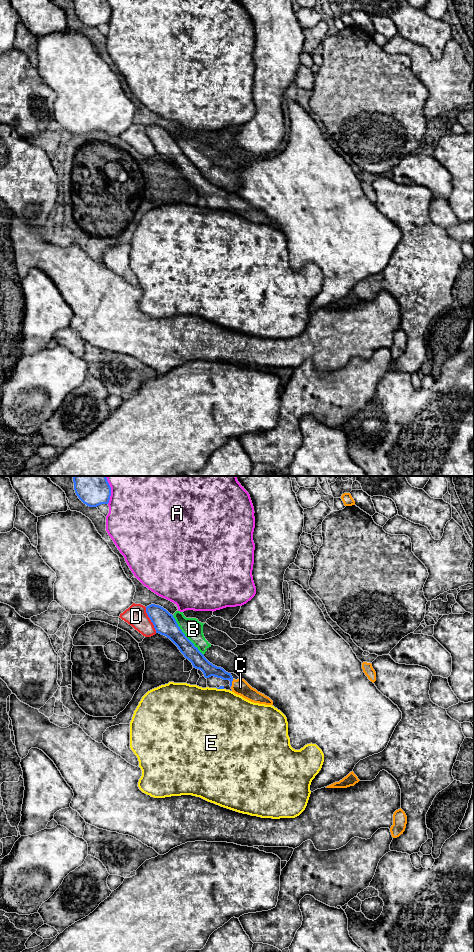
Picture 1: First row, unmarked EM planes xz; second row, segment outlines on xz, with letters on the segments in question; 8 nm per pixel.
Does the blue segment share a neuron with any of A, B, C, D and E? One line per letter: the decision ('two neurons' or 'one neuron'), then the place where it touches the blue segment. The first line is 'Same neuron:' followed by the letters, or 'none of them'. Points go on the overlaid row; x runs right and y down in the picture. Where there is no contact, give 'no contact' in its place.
Same neuron: C
A: two neurons | xz (110, 490)
B: two neurons | xz (184, 635)
C: one neuron | xz (231, 683)
D: two neurons | xz (150, 619)
E: two neurons | xz (220, 688)

